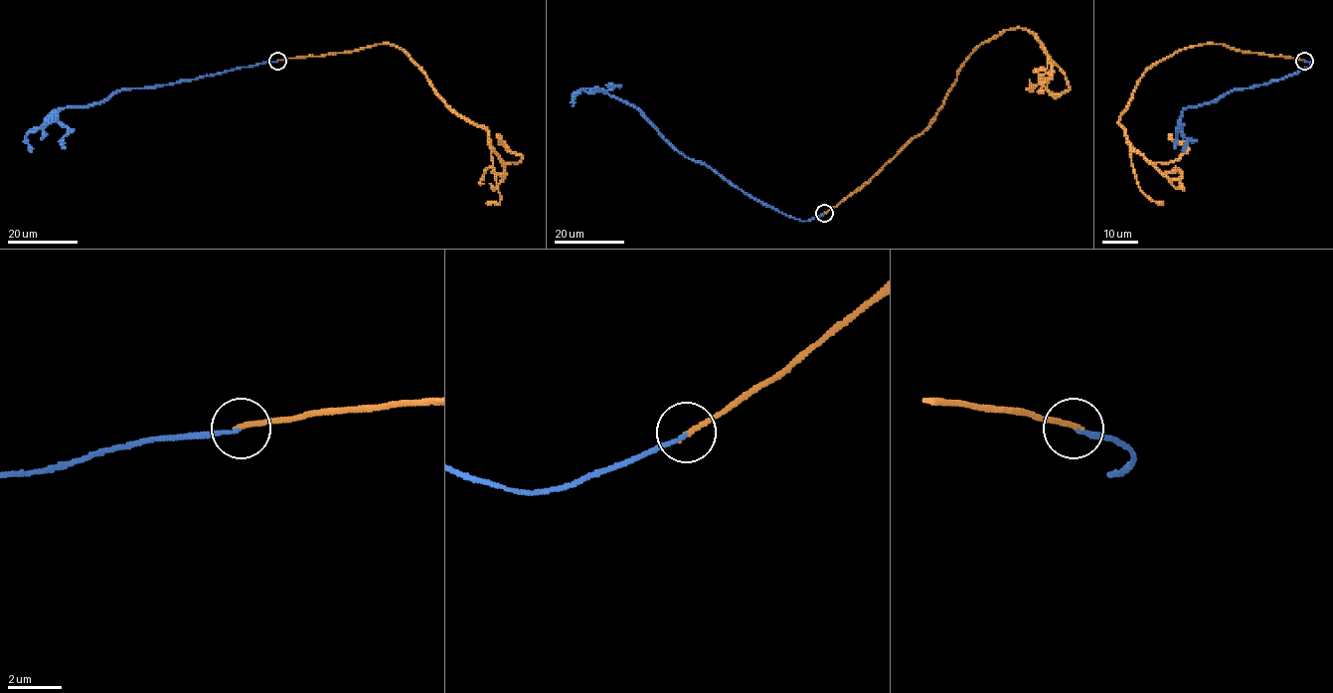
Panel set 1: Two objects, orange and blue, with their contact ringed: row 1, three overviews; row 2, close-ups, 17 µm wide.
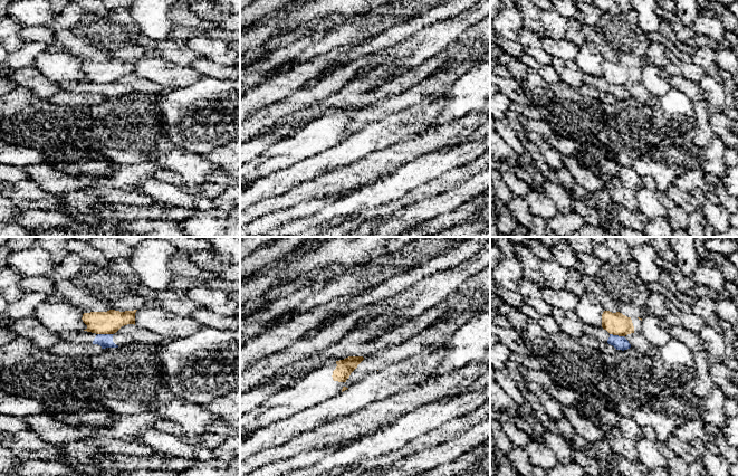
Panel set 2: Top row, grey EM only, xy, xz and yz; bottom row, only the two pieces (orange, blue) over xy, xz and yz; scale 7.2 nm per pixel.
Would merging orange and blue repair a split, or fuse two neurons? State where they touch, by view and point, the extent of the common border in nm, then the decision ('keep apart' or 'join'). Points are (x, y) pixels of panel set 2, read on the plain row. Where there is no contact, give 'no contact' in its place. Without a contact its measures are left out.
contact xy (105, 83); length 120 nm; keep apart

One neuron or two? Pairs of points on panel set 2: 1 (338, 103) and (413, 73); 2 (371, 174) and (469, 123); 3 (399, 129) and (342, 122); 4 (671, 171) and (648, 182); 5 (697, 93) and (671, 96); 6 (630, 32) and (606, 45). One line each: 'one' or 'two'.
1: one
2: one
3: two
4: one
5: two
6: one

